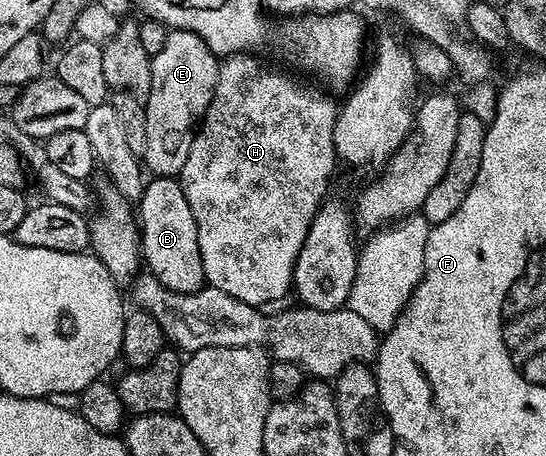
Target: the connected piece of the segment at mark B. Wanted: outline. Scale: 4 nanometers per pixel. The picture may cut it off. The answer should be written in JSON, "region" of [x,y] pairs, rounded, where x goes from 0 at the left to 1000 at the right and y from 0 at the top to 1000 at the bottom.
{"region":[[[284,388],[264,408],[262,430],[251,439],[251,487],[258,500],[258,568],[275,603],[311,638],[366,638],[375,627],[375,590],[361,537],[361,485],[353,485],[353,458],[339,441],[326,390]]]}

